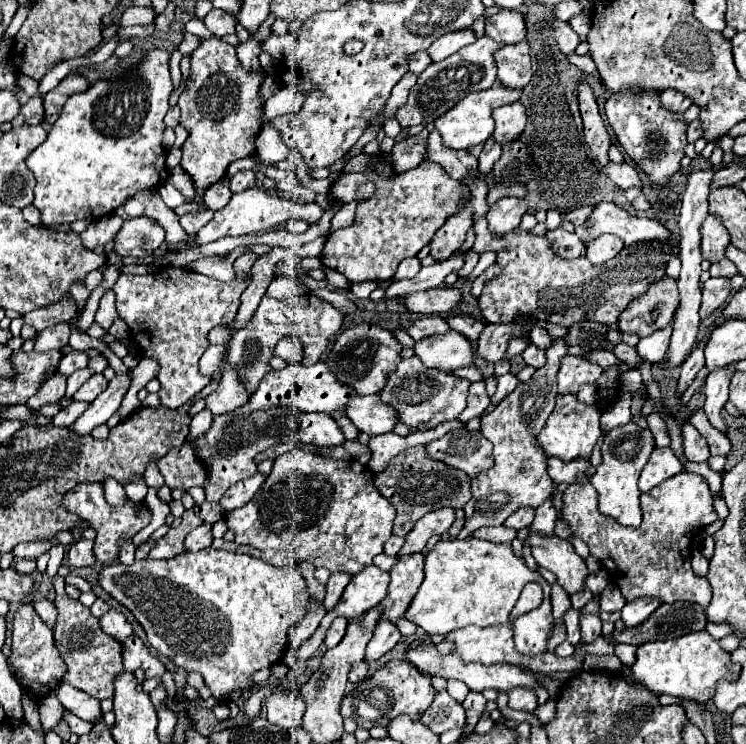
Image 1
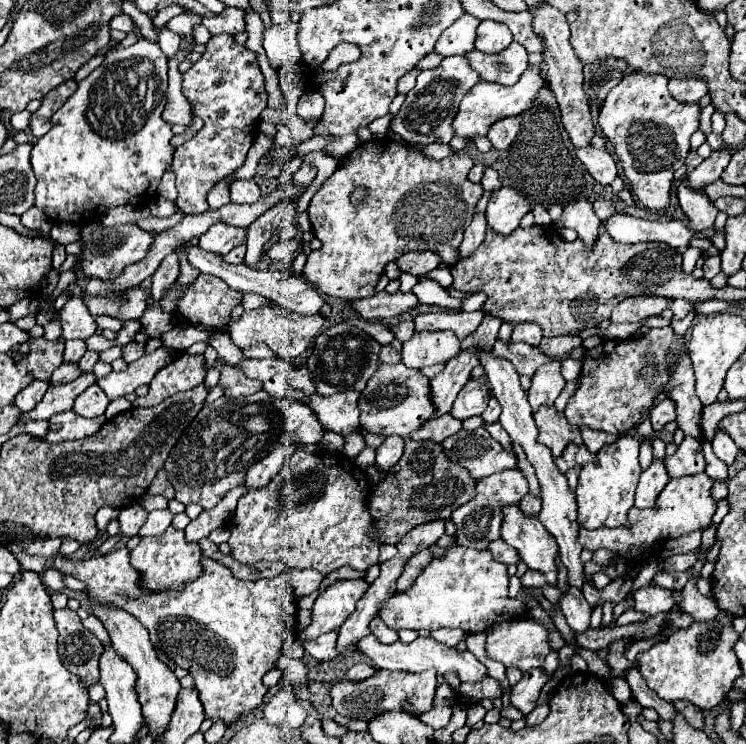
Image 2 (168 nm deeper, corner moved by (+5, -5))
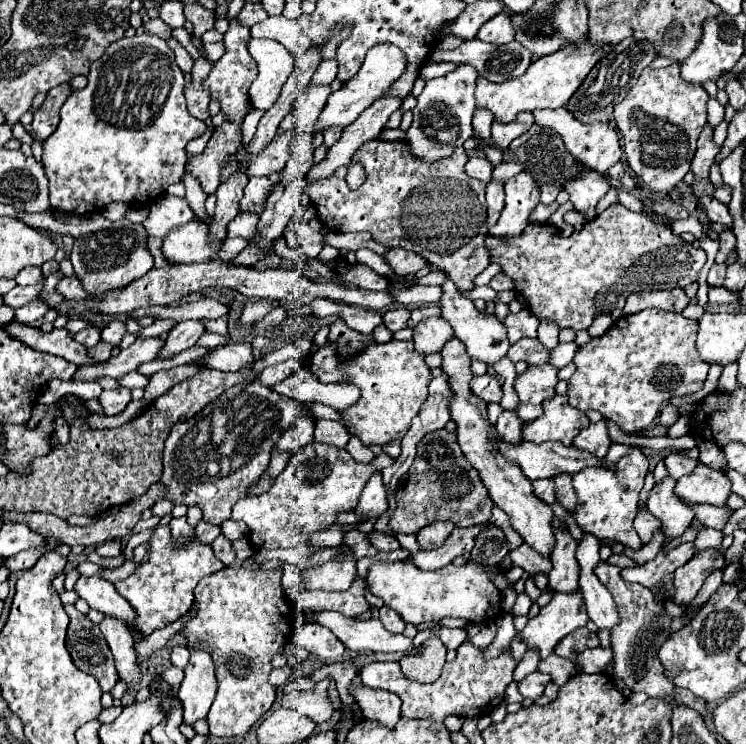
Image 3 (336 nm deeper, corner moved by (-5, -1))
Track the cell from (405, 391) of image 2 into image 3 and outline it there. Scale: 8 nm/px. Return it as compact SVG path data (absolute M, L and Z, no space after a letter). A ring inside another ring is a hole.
M398 339L366 347L356 359L348 361L336 359L334 347L324 345L312 355L310 369L322 383L354 383L360 387L360 401L342 411L342 417L348 423L350 435L360 437L364 445L384 445L402 439L410 421L418 415L420 405L428 397L428 383L432 381L430 367L424 363L424 357L414 351L414 341Z

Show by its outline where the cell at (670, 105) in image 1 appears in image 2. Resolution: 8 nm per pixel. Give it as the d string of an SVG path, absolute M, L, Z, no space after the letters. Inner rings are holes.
M670 79L668 91L680 103L698 103L708 93L708 85L704 79Z

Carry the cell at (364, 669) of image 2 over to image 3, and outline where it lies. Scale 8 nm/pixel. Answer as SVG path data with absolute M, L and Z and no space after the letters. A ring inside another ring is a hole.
M464 641L458 647L458 655L452 663L444 665L444 671L438 681L430 685L422 685L418 681L404 679L398 661L384 661L384 663L370 663L360 671L362 683L372 689L386 689L396 693L402 699L402 715L406 719L428 719L428 721L442 721L448 715L460 717L484 717L494 711L498 703L504 701L504 691L508 683L512 683L512 673L518 661L510 657L510 651L504 655L484 661L478 647Z

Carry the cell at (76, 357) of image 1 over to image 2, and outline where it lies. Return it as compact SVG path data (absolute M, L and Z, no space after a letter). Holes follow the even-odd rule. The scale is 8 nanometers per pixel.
M66 341L66 349L64 349L64 359L66 361L80 361L82 355L86 353L86 343L84 341Z

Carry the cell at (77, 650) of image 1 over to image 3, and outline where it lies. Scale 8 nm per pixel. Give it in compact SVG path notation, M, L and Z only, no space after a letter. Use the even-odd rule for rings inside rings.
M64 605L64 609L70 615L66 647L74 665L80 671L96 677L102 691L110 691L116 685L118 675L110 647L100 627L94 625L86 615L82 615L74 605Z

